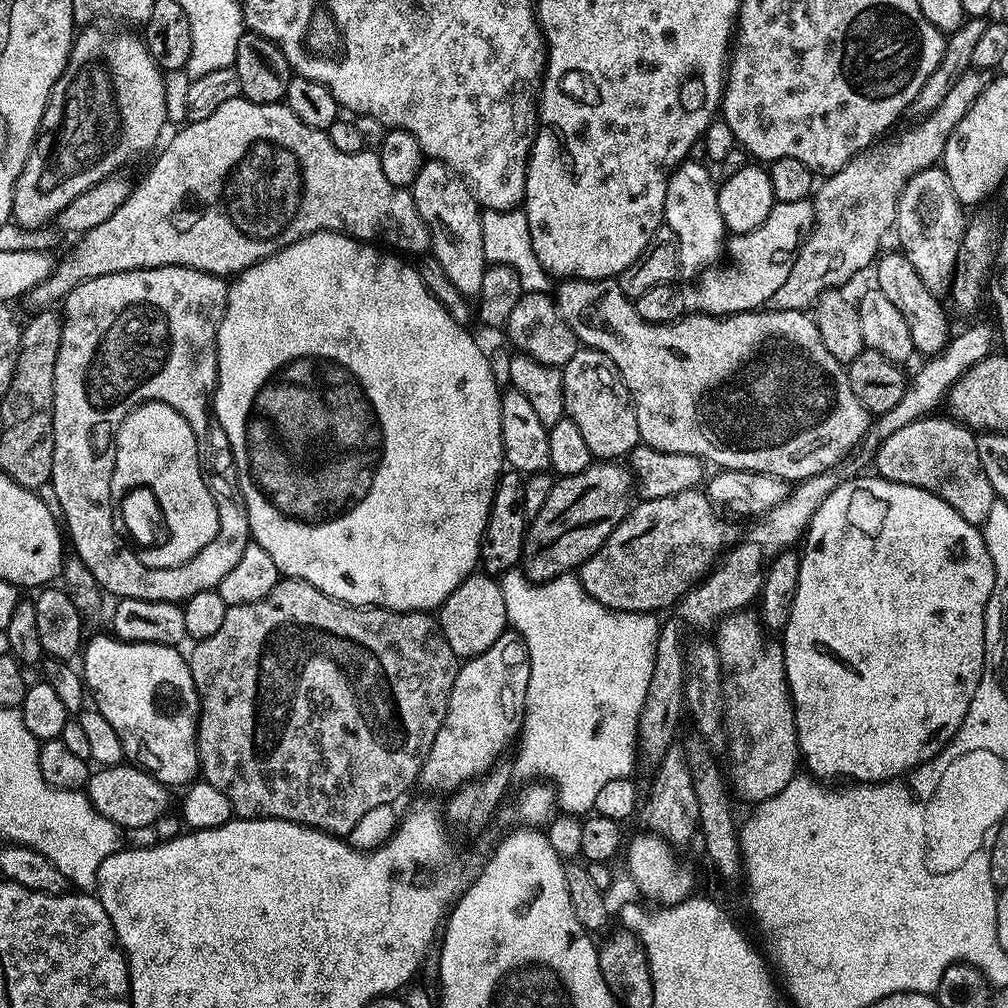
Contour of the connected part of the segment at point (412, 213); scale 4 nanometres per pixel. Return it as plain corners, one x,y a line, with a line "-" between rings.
237,98
224,102
208,118
185,123
173,134
172,141
159,149
160,157
153,162
152,169
134,184
128,193
128,200
122,202
122,206
118,206
118,210
114,210
114,214
110,214
110,218
106,218
102,226
94,226
94,230
79,237
80,249
61,268
59,265
52,275
31,290
31,299
36,299
40,306
48,306
51,305
48,304
51,300
63,301
64,297
69,296
86,280
139,268
182,266
209,272
215,276
232,278
250,266
262,262
267,256
281,252
286,246
315,232
342,232
346,236
351,236
353,240
379,242
400,254
424,254
431,249
432,235
428,233
422,214
418,214
418,206
414,206
411,191
394,186
394,182
390,182
390,178
382,174
379,155
372,150
358,154
342,154
342,150
338,150
334,142
330,142
327,131
318,128
304,130
300,126
304,142
290,142
282,134
282,142
292,146
296,154
302,158
308,182
304,188
306,194
300,194
296,198
294,194
272,194
272,190
266,190
268,186
244,186
244,194
220,196
220,180
226,174
228,166
232,166
232,162
242,154
242,150
252,140
254,128
258,126
258,118
272,116
272,112
274,104
259,104

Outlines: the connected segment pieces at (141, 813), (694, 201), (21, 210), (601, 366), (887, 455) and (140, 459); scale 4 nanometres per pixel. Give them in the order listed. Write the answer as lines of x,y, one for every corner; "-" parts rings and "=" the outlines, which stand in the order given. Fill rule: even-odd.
116,764
113,768
100,768
97,772
95,769
89,775
86,785
88,801
95,806
97,812
110,818
110,822
114,822
121,830
127,830
127,828
151,829
155,820
164,812
169,811
169,789
144,769
124,764
=
694,160
680,164
668,180
664,218
665,225
676,235
681,277
699,277
719,265
720,255
725,255
726,229
718,208
718,192
717,183
713,182
707,168
=
100,26
75,33
68,65
52,88
40,133
16,183
12,220
24,228
49,223
78,194
119,173
127,160
155,149
161,143
160,131
169,123
165,73
148,53
148,45
137,33
96,27
=
581,347
562,366
564,374
564,411
567,419
578,426
586,446
600,462
616,462
627,457
641,443
638,434
638,414
632,396
620,372
606,354
-
624,456
624,457
620,457
=
933,414
910,422
910,426
902,426
902,430
890,434
890,438
886,438
874,454
874,472
883,480
918,486
954,506
966,522
982,526
990,514
990,506
997,503
998,497
990,486
990,478
986,478
986,470
982,470
982,458
978,458
973,429
955,419
947,419
=
146,400
136,404
134,410
124,418
120,434
112,440
109,487
122,486
124,470
138,470
140,476
148,474
148,480
154,480
154,486
162,496
162,510
168,510
168,500
180,500
170,502
170,506
184,508
180,510
180,522
172,524
174,538
170,538
168,546
142,558
142,568
148,572
180,571
192,564
193,560
198,560
200,552
212,544
216,518
222,513
221,503
208,489
208,480
220,480
224,472
220,468
204,468
200,452
202,445
199,443
199,432
192,426
192,417
176,404
164,400

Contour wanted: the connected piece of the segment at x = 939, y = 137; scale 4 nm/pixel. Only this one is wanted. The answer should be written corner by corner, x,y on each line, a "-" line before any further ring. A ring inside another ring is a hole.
969,68
962,78
958,78
958,82
954,82
954,86
950,86
950,94
942,98
942,106
904,133
897,144
884,148
873,146
866,152
859,152
854,159
846,162
846,166
842,166
840,172
821,179
824,180
821,184
819,181
814,192
816,225
800,248
794,270
790,270
790,278
786,278
778,294
772,296
771,307
795,312
811,309
822,293
844,286
855,272
873,267
882,251
880,243
884,235
887,232
889,235
896,223
896,203
900,191
911,176
933,167
943,157
948,135
958,122
962,122
966,110
970,110
978,94
990,86
993,78
991,68

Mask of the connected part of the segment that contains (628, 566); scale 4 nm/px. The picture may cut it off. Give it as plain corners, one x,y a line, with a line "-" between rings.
700,490
653,500
641,499
629,511
627,518
613,530
610,538
606,538
602,547
586,563
580,565
580,587
591,600
613,608
615,612
656,614
659,613
659,608
668,608
671,604
673,607
715,565
718,554
723,553
729,543
727,526
715,520
712,512
714,513
712,502

